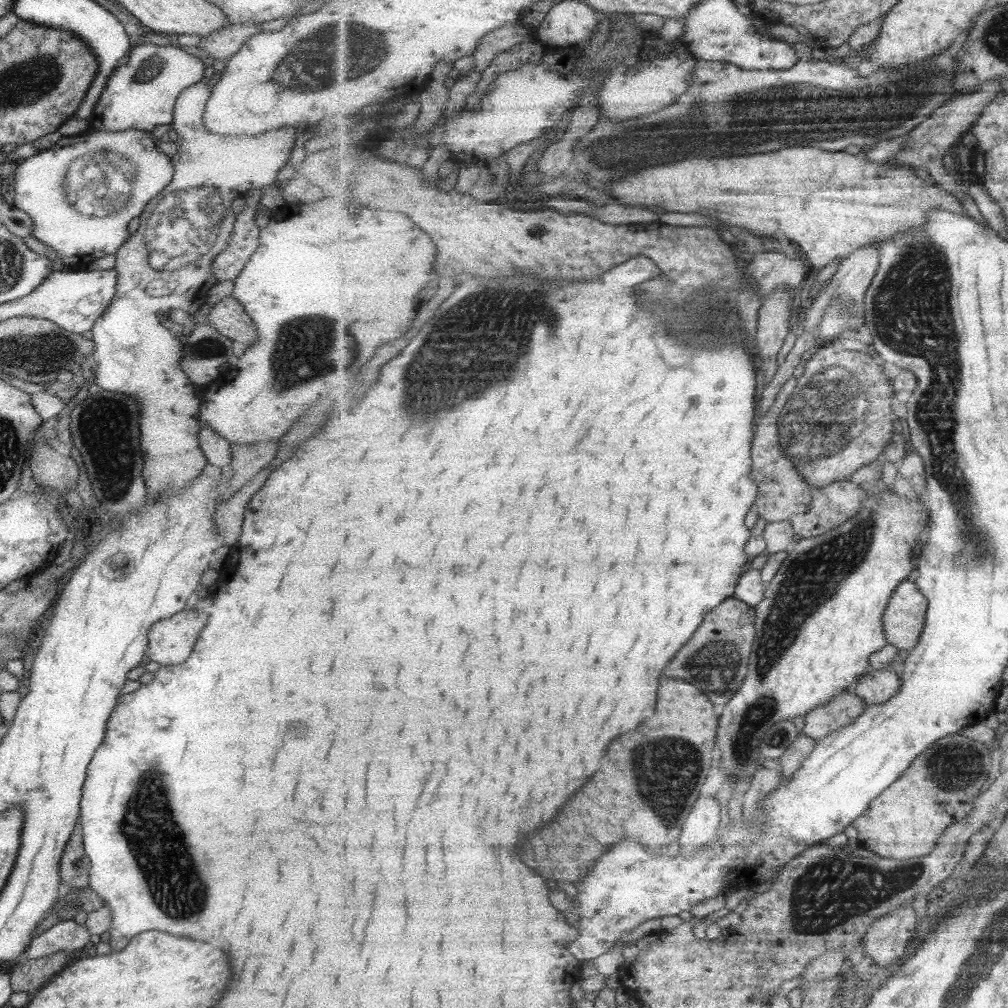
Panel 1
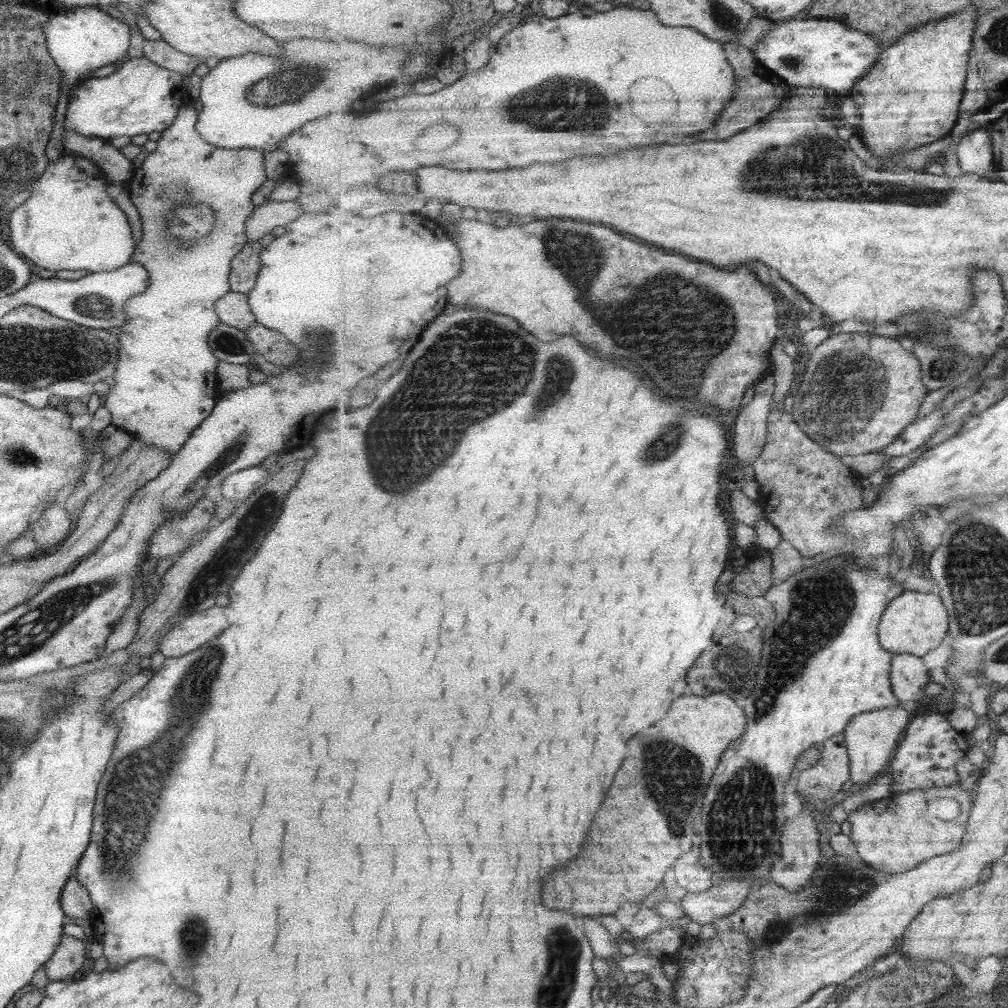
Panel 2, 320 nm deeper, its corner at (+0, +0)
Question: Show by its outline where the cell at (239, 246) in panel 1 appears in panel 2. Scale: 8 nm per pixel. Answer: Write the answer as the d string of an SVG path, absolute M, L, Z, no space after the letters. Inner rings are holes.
M246 242L230 262L228 283L231 292L247 295L254 287L260 269L259 242Z

